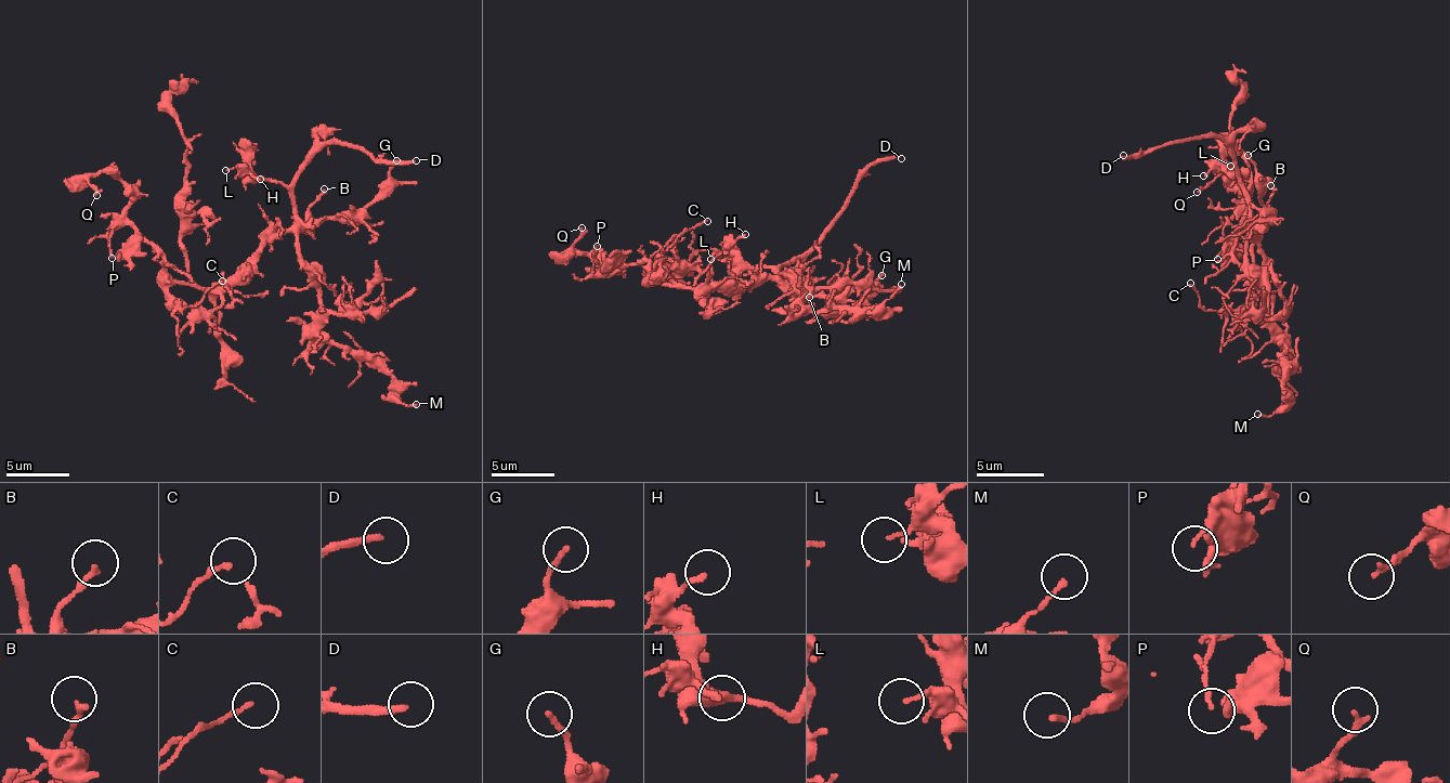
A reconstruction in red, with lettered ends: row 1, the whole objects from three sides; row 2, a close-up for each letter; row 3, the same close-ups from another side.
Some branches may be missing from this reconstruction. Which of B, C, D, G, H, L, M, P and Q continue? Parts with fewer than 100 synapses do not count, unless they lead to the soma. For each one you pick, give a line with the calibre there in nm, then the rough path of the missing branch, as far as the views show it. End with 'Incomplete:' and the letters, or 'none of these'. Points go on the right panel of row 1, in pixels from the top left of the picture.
D: calibre 200 nm; course (1123, 155), (1123, 139), (1106, 115), (1059, 98), (1080, 64), (1029, 64)
Incomplete: D

